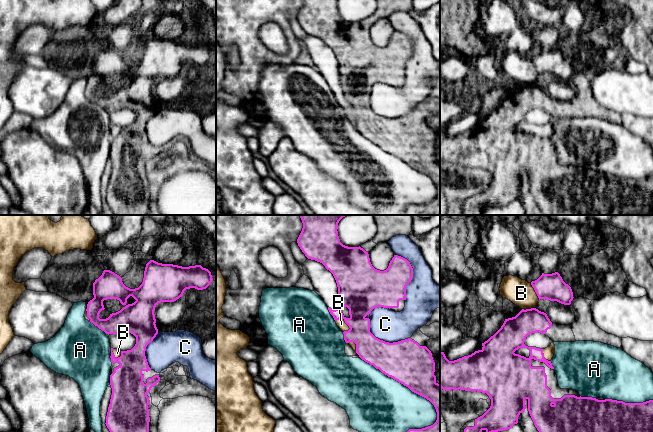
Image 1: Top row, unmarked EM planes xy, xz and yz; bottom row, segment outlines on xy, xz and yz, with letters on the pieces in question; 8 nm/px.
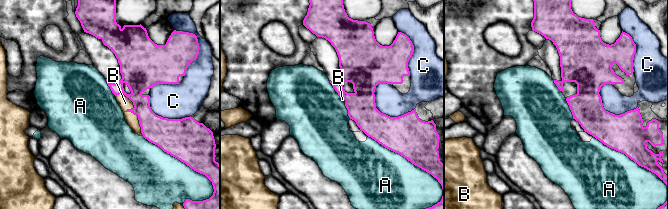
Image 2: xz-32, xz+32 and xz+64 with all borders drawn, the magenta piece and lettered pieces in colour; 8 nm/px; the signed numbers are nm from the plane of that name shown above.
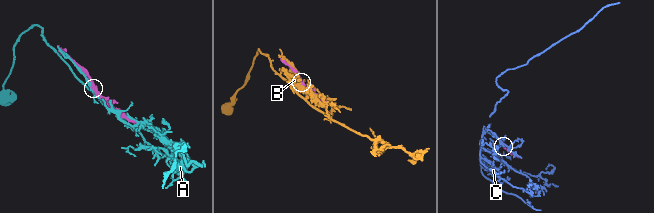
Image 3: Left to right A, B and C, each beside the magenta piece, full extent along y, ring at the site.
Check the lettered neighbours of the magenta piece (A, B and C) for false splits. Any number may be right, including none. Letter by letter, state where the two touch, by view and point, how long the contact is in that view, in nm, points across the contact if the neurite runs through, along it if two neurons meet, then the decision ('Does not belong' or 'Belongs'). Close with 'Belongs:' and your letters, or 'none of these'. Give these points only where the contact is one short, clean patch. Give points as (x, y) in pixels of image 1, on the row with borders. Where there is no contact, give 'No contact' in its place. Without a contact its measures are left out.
A: Touches magenta at xz (404, 385). Shared border 800 nm. Does not belong
B: Touches magenta at xz (344, 320). Shared border 140 nm. Does not belong
C: Touches magenta at xz (412, 274). Shared border 380 nm. Does not belong
Belongs: none of these

